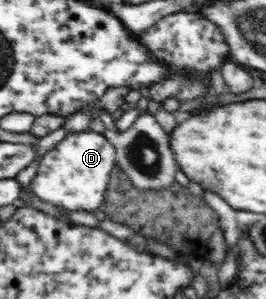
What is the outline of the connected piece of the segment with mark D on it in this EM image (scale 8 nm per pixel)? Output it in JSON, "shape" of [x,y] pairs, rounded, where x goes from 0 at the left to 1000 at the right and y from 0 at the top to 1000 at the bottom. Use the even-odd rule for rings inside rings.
{"shape":[[[342,431],[256,445],[158,525],[139,582],[117,609],[120,639],[162,672],[207,689],[237,689],[267,706],[357,712],[391,676],[414,579],[432,548],[432,488],[387,448]]]}

